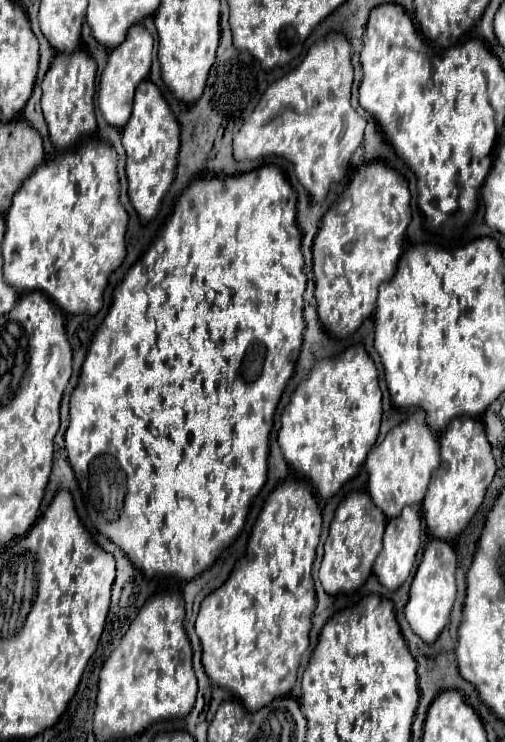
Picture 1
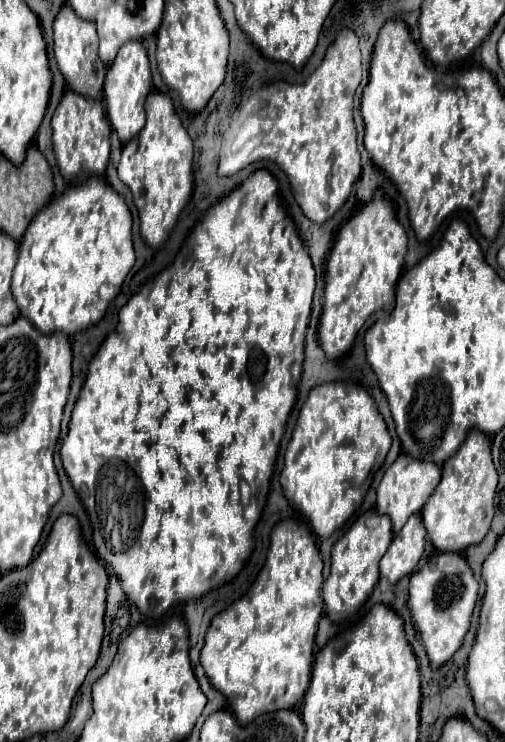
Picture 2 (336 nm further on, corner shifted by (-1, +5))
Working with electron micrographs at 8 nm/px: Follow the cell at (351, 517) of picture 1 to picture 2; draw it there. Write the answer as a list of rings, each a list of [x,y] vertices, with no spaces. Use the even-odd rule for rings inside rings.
[[[368,510],[358,518],[352,528],[334,544],[332,548],[332,566],[330,576],[324,582],[322,598],[326,604],[326,614],[330,620],[336,620],[340,614],[356,612],[366,598],[372,594],[380,574],[378,562],[386,554],[392,540],[392,522],[386,514],[378,514],[376,510]]]

